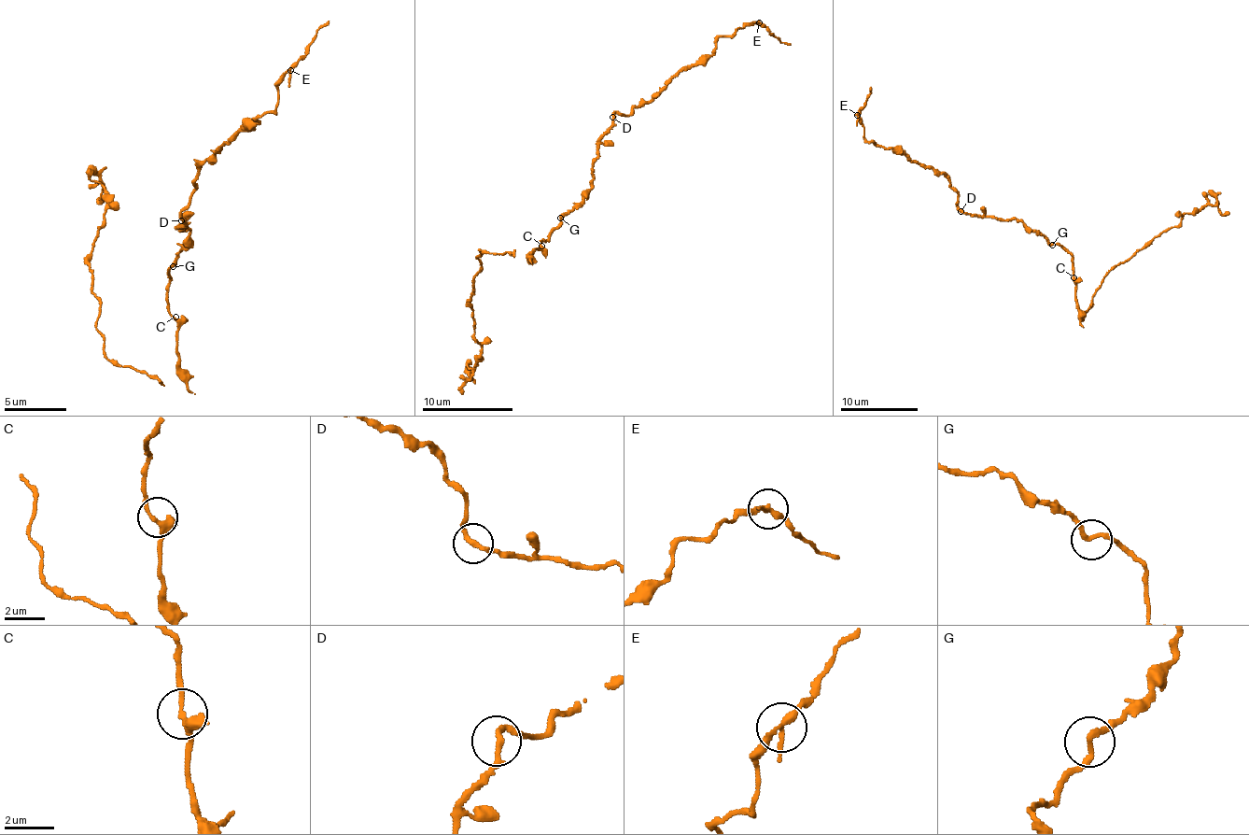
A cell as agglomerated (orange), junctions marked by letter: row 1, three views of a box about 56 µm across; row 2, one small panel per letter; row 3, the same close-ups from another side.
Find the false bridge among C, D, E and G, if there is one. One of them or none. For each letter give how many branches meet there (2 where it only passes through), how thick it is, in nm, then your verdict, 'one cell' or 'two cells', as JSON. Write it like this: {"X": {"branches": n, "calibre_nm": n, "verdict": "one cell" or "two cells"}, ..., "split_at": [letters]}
{"C": {"branches": 3, "calibre_nm": 240, "verdict": "one cell"}, "D": {"branches": 2, "calibre_nm": 220, "verdict": "one cell"}, "E": {"branches": 3, "calibre_nm": 220, "verdict": "two cells"}, "G": {"branches": 2, "calibre_nm": 240, "verdict": "one cell"}, "split_at": ["E"]}

